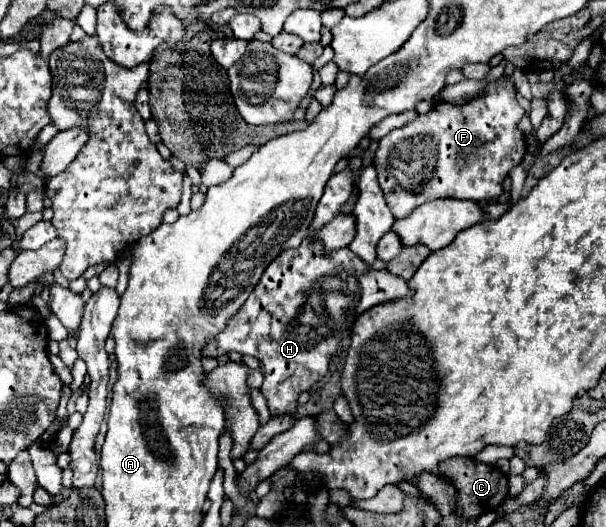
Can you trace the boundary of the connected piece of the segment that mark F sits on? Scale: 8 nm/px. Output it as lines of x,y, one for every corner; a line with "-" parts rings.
490,83
472,101
462,105
438,101
426,115
418,115
414,121
382,137
376,151
374,165
392,215
396,219
406,217
422,203
434,199
452,197
452,199
470,199
470,201
482,201
482,199
490,201
494,197
500,197
504,177
526,155
526,137
518,129
522,117
524,117
524,109
516,101
514,85

